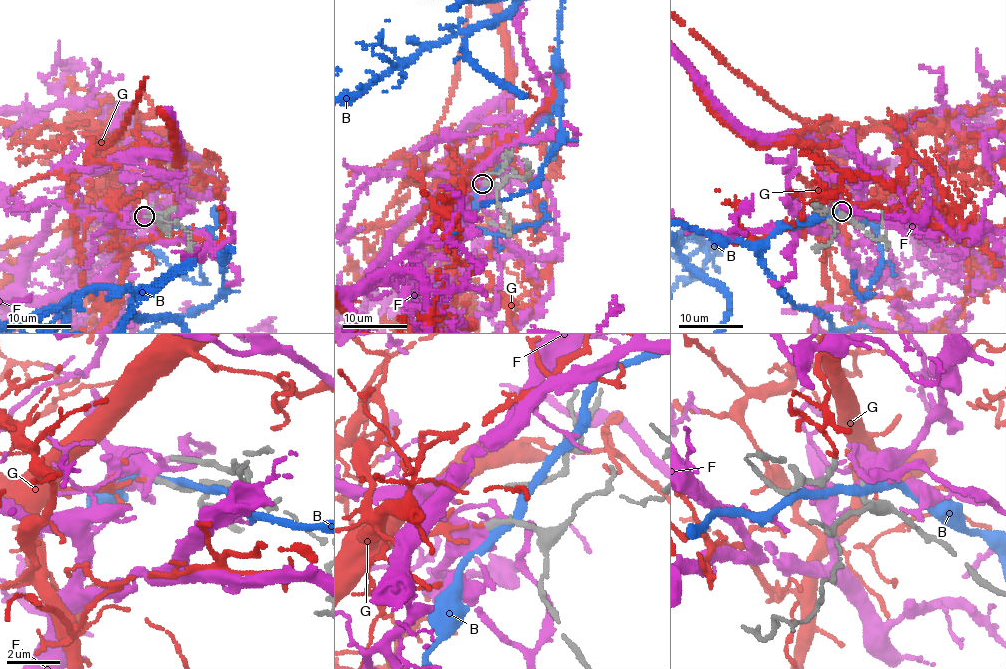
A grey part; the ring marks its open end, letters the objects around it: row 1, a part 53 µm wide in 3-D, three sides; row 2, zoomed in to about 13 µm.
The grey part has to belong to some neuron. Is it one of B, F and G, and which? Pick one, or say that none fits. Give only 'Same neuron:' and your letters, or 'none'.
Same neuron: G

